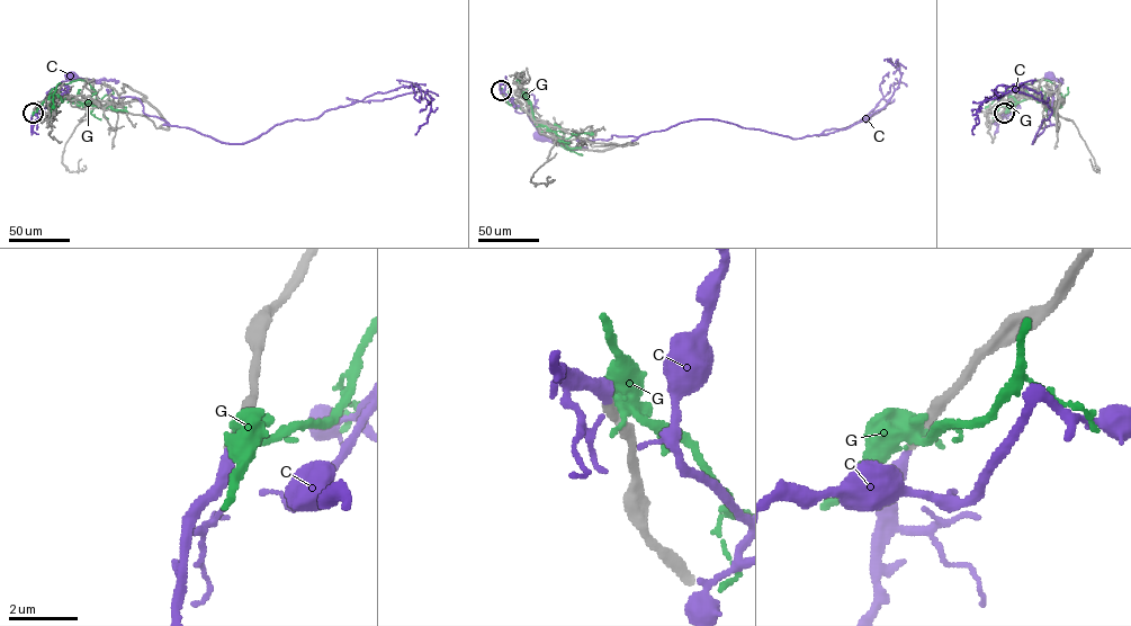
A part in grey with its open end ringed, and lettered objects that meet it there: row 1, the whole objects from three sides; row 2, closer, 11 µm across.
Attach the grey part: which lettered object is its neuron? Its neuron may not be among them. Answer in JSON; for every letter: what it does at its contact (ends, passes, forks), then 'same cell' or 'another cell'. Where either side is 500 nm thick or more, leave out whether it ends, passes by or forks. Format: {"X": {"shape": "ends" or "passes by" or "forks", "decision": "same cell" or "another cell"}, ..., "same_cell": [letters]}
{"C": {"shape": "ends", "decision": "same cell"}, "G": {"shape": "passes by", "decision": "another cell"}, "same_cell": ["C"]}

